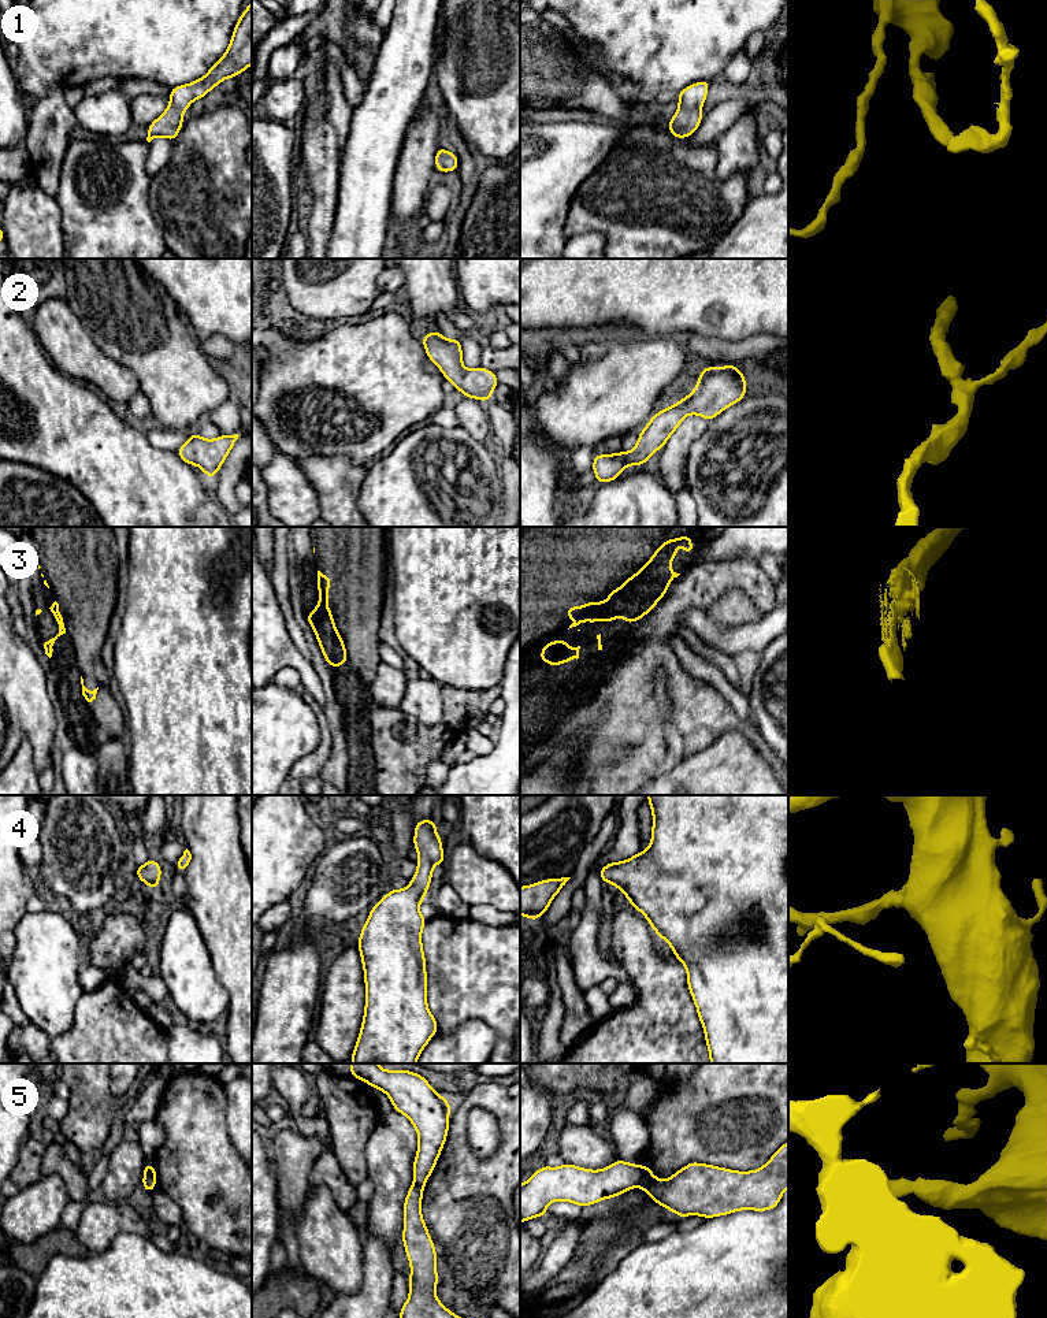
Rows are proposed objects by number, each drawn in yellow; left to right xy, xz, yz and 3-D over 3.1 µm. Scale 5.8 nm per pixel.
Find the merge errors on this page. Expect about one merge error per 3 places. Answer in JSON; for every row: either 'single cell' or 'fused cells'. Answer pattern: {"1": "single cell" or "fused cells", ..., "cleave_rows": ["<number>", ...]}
{"1": "single cell", "2": "single cell", "3": "fused cells", "4": "single cell", "5": "fused cells", "cleave_rows": ["3", "5"]}

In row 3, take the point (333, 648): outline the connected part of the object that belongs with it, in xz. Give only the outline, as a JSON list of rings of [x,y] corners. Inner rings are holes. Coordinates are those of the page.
[[[319,594],[319,602],[315,610],[307,613],[307,621],[312,625],[313,632],[320,645],[324,660],[333,667],[338,668],[348,662],[345,643],[338,634],[331,612],[324,605]]]

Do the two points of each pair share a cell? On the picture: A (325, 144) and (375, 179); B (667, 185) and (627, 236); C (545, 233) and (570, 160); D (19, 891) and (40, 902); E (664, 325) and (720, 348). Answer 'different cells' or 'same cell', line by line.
A: different cells
B: same cell
C: same cell
D: different cells
E: different cells

